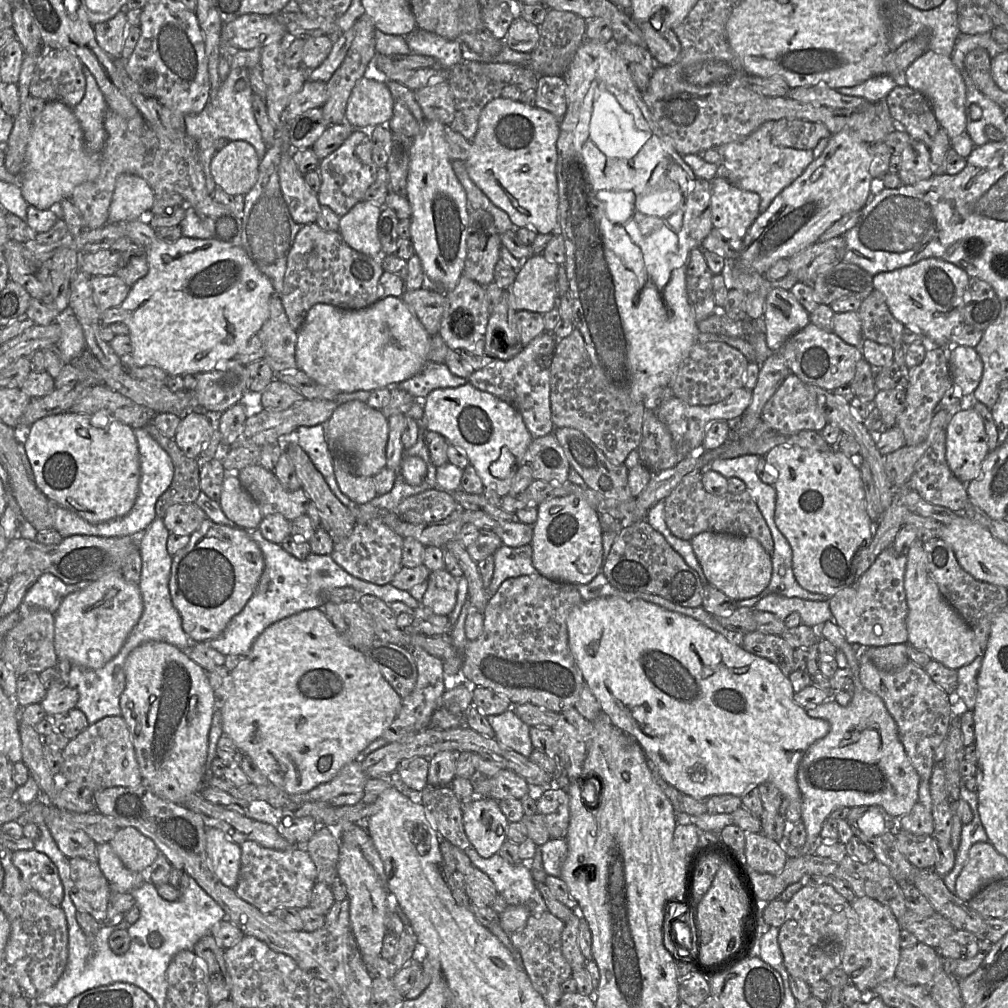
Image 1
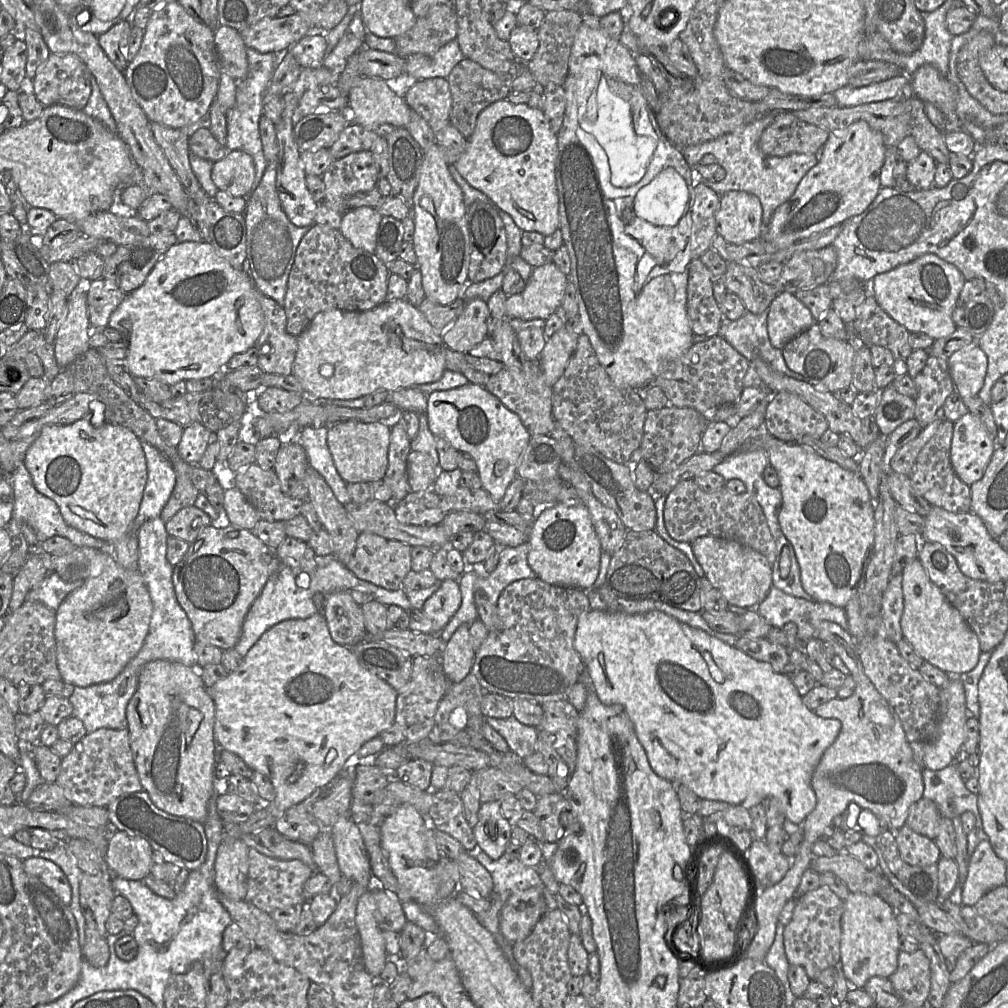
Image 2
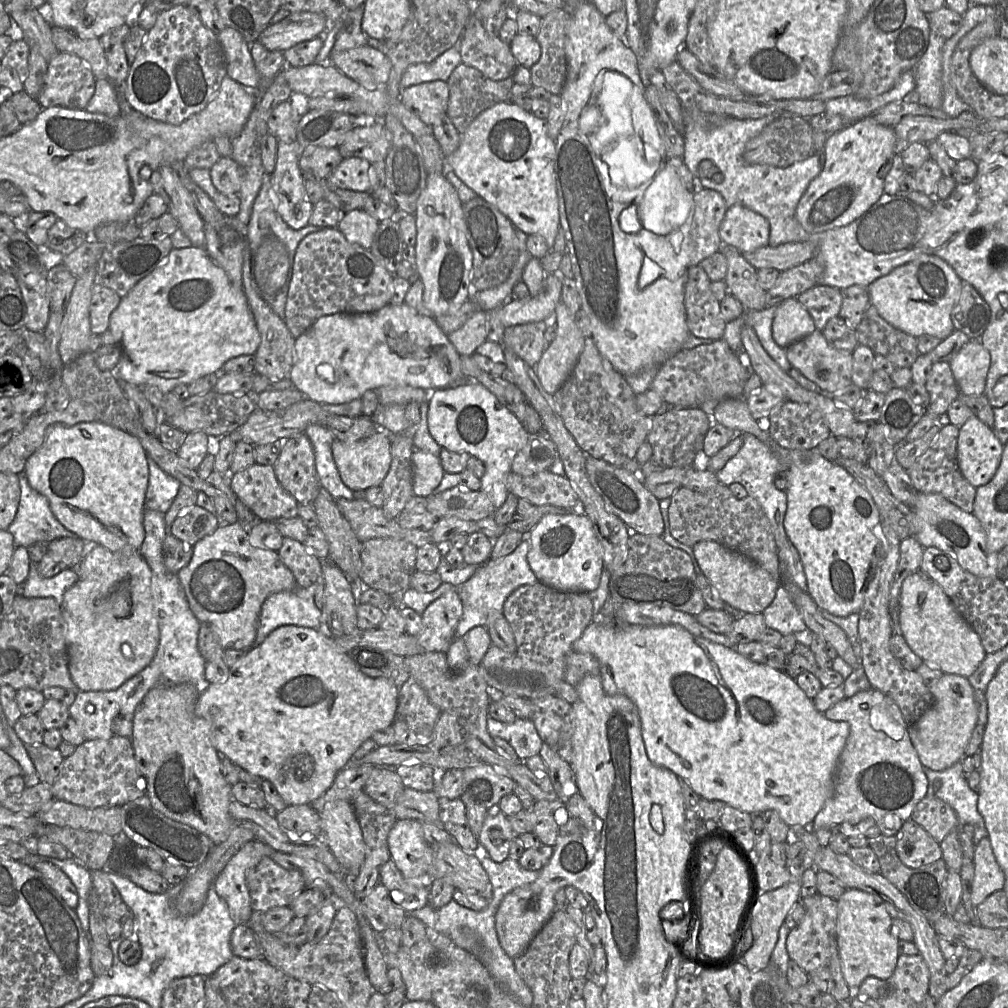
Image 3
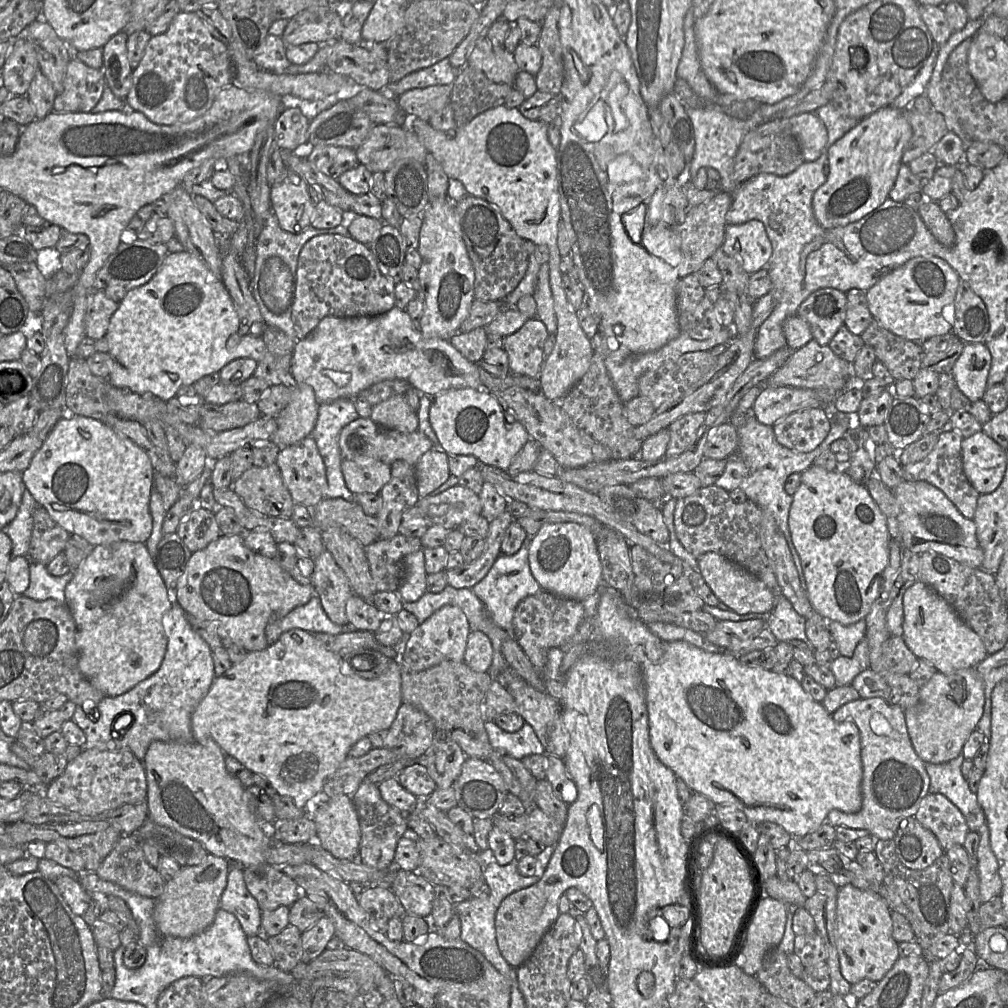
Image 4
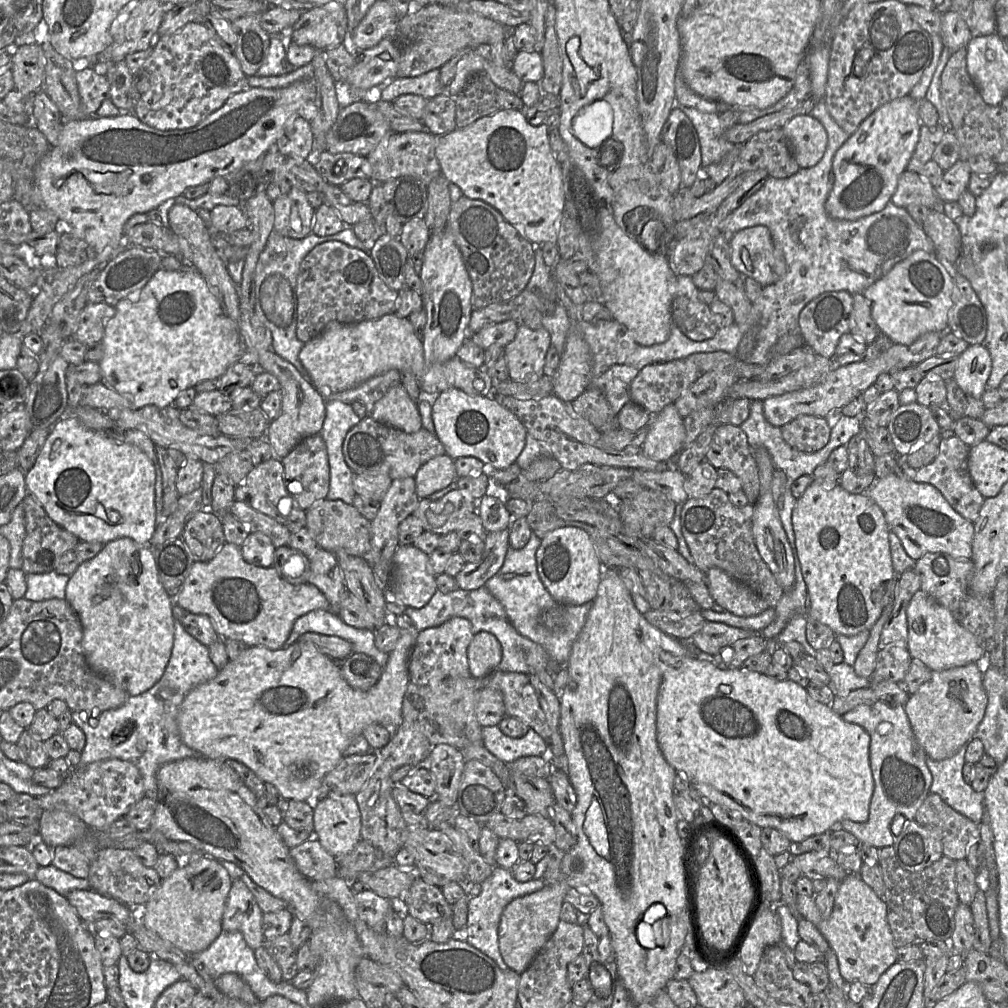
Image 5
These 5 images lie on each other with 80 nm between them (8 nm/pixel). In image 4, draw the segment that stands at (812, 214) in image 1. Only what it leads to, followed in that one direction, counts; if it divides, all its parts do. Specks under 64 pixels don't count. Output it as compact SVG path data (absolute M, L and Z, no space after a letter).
M889 105L878 109L876 112L860 120L855 127L849 130L843 137L837 140L834 144L832 144L828 149L827 179L825 183L815 191L812 200L813 212L818 223L823 228L827 228L827 229L846 226L850 223L860 220L861 218L863 218L864 216L875 210L877 207L879 207L889 197L889 192L896 181L900 165L902 164L902 155L905 146L910 140L911 136L912 136L912 127L909 121L907 120L907 117L905 116L904 109L895 108Z

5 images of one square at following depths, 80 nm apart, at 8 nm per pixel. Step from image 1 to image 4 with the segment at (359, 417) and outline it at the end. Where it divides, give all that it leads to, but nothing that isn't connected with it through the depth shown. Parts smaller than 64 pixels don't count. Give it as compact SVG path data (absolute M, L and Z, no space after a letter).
M343 458L341 469L347 488L354 494L380 493L384 485L391 478L391 466L374 458L356 459L355 461Z

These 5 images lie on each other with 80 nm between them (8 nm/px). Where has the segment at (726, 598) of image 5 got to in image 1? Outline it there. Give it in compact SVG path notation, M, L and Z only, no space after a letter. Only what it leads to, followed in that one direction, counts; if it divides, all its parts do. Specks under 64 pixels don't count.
M704 531L690 541L709 583L730 598L737 601L751 598L768 586L772 575L771 555L755 538Z

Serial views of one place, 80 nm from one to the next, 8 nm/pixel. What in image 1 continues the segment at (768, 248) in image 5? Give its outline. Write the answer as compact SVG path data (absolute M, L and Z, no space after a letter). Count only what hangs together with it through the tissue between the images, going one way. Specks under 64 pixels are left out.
M718 176L711 180L711 185L713 226L742 240L760 214L759 194L739 188Z

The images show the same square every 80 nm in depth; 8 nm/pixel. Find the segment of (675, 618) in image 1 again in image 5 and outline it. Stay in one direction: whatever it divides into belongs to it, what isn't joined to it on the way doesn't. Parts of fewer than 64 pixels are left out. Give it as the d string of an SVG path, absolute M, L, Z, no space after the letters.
M692 652L681 663L669 666L663 673L656 704L656 738L666 761L676 773L685 776L689 787L700 792L707 803L719 803L736 810L745 820L761 828L775 828L791 842L802 841L809 836L831 831L843 820L864 823L869 818L870 801L874 791L869 761L870 735L861 726L844 721L841 716L832 711L830 705L814 700L805 688L791 680L777 680L765 674L741 668L723 670L708 660L698 659Z

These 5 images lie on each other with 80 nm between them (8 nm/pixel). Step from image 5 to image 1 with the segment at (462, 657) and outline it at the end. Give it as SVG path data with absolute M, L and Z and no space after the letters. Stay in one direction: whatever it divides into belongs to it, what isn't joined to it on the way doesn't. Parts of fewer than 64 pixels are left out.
M445 568L431 571L421 605L437 615L448 616L455 608L458 581Z

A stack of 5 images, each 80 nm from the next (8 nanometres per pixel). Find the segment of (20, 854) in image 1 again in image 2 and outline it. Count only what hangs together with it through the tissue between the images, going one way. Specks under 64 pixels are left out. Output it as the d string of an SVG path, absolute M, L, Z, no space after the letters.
M32 856L22 861L24 871L37 877L67 906L71 903L72 888L61 868L50 860Z

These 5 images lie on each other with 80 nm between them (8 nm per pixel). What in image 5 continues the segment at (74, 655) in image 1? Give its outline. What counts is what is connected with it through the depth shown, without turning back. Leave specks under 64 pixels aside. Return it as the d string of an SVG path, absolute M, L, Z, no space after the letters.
M121 537L106 543L92 559L83 562L66 585L66 600L83 626L82 647L91 670L130 696L152 688L162 677L174 642L172 606L174 599L163 587L152 549L131 538Z

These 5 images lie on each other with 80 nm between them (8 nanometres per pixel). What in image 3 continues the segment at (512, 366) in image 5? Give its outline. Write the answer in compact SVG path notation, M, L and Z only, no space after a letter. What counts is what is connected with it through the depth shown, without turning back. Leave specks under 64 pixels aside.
M535 321L505 328L502 346L511 349L529 366L535 368L544 352L546 322Z

